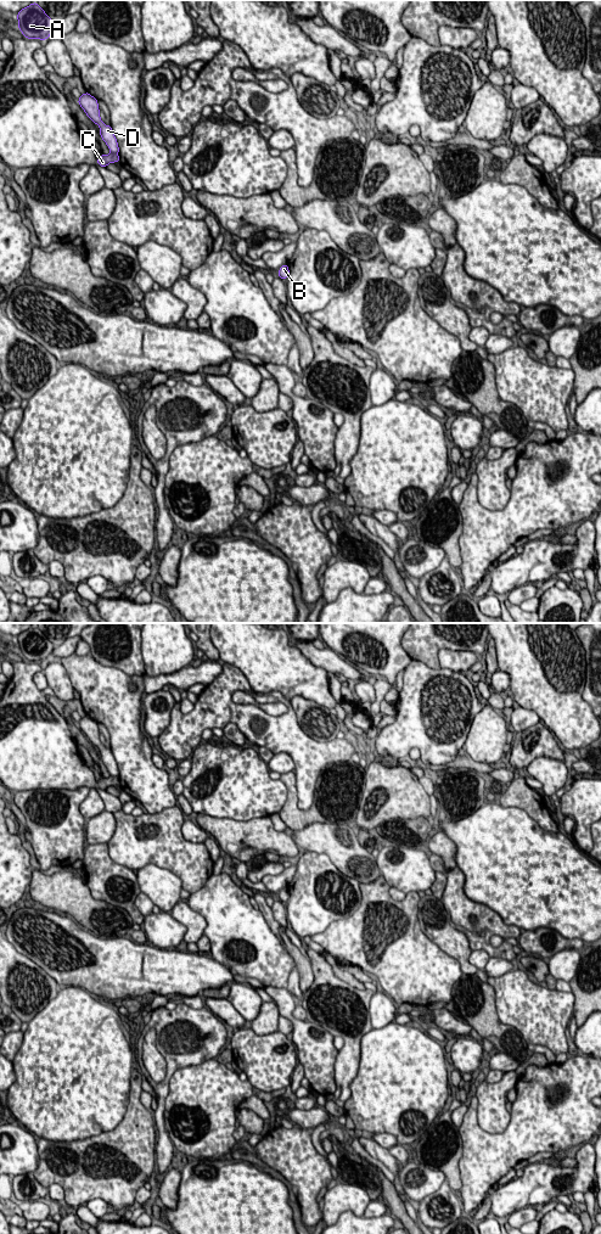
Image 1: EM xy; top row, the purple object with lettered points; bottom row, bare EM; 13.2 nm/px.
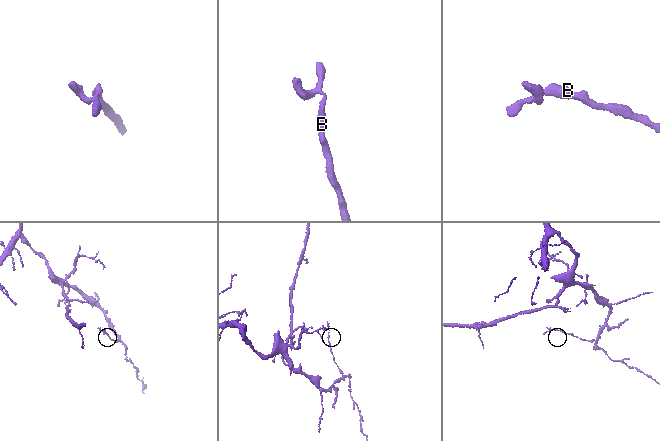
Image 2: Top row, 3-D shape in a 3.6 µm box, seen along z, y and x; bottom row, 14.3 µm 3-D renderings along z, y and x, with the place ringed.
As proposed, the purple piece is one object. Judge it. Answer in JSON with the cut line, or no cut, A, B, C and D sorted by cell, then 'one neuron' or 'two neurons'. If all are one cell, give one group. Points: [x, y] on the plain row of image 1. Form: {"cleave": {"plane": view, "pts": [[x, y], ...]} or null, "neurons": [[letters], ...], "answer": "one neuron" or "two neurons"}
{"cleave": {"plane": "xy", "pts": [[111, 775], [117, 777]]}, "neurons": [["A", "B", "D"], ["C"]], "answer": "two neurons"}

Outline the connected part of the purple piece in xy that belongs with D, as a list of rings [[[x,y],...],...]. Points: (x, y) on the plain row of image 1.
[[[89,716],[82,717],[82,719],[78,723],[78,727],[80,730],[84,733],[86,739],[100,750],[100,758],[102,763],[106,765],[106,768],[109,772],[111,776],[118,776],[119,770],[117,762],[112,755],[111,748],[106,748],[100,740],[100,733],[99,733],[99,727],[97,722],[91,719]]]

